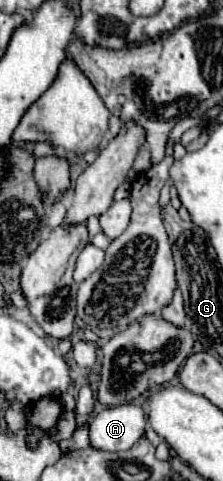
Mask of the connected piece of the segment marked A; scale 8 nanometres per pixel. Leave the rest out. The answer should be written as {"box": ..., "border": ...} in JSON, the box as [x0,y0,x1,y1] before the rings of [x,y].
{"box":[90,405,146,451],"border":[[[140,405],[104,409],[90,423],[92,447],[104,451],[126,451],[146,431],[146,411]]]}

